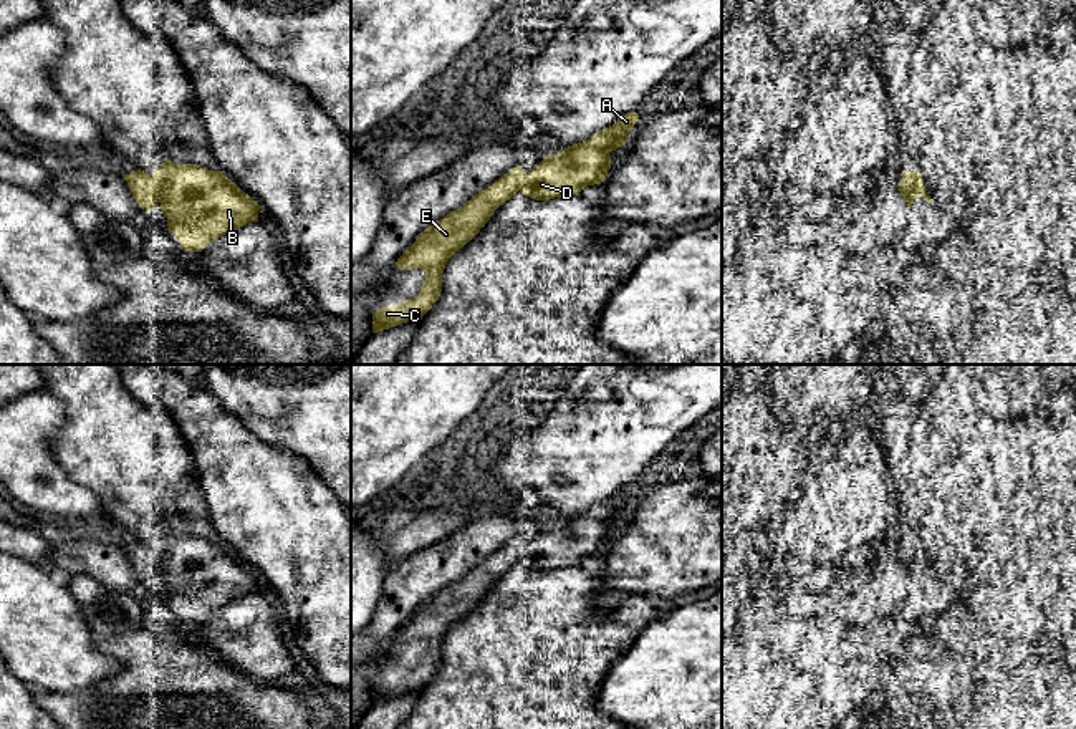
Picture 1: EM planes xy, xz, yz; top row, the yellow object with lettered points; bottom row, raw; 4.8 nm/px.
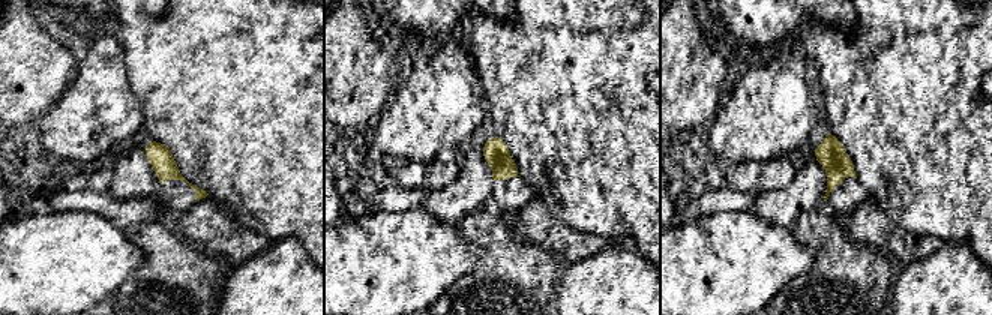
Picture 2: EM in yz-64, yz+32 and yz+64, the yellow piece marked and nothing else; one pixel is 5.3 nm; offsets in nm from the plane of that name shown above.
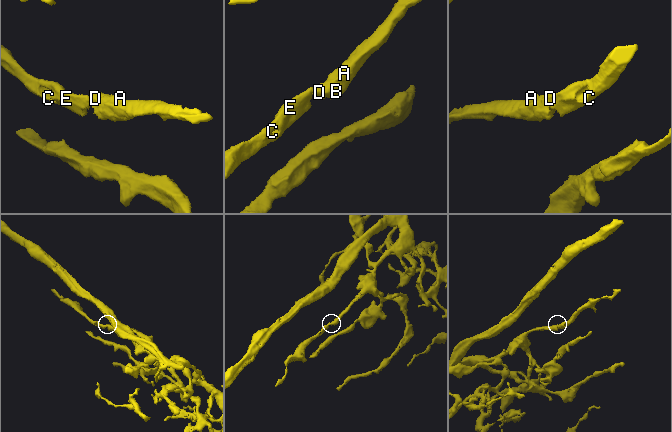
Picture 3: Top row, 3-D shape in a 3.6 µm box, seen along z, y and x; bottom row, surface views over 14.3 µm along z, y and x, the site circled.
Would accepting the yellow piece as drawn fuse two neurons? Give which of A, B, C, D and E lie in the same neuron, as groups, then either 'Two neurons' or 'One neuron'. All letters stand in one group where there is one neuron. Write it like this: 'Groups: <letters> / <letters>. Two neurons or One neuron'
Groups: A B C D E. One neuron

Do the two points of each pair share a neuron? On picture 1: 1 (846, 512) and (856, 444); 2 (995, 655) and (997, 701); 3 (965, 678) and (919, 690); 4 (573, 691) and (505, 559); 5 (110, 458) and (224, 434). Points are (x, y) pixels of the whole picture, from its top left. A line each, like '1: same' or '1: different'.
1: same
2: different
3: same
4: different
5: different

